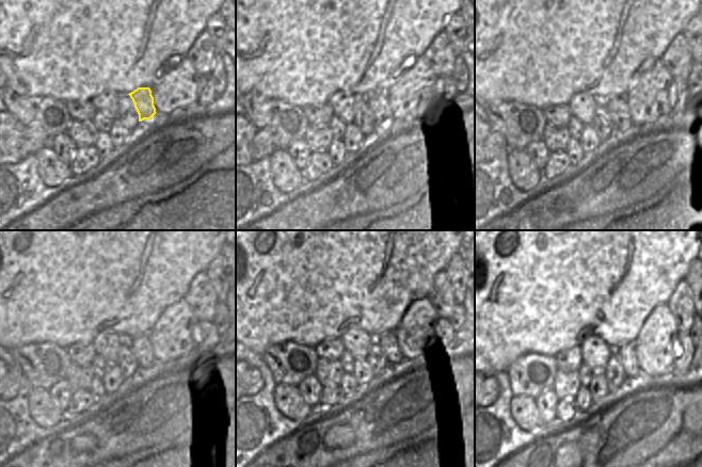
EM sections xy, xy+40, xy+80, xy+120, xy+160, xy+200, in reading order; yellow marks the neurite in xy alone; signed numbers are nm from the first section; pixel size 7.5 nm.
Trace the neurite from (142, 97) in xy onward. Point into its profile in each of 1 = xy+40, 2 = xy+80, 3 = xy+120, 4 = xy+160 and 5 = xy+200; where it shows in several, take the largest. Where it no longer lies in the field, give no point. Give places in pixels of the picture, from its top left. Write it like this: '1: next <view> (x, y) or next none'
1: next xy+40 (378, 101)
2: next xy+80 (617, 107)
3: next xy+120 (140, 344)
4: next xy+160 (387, 342)
5: next xy+200 (626, 353)

